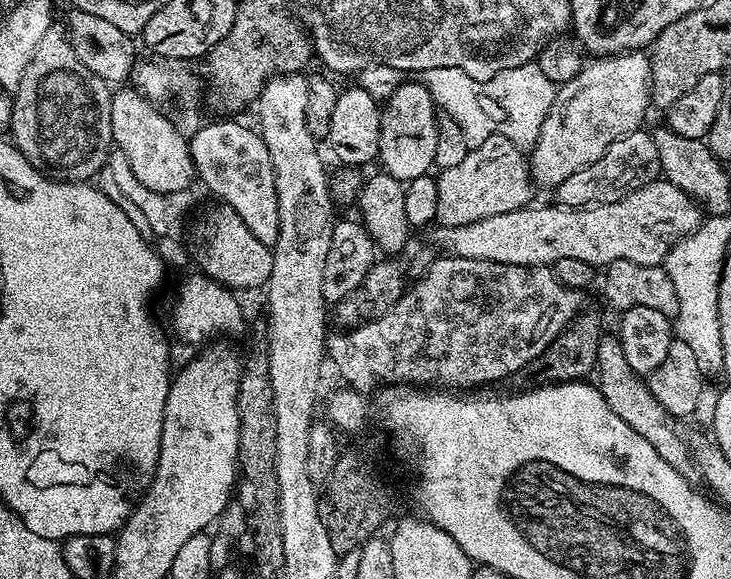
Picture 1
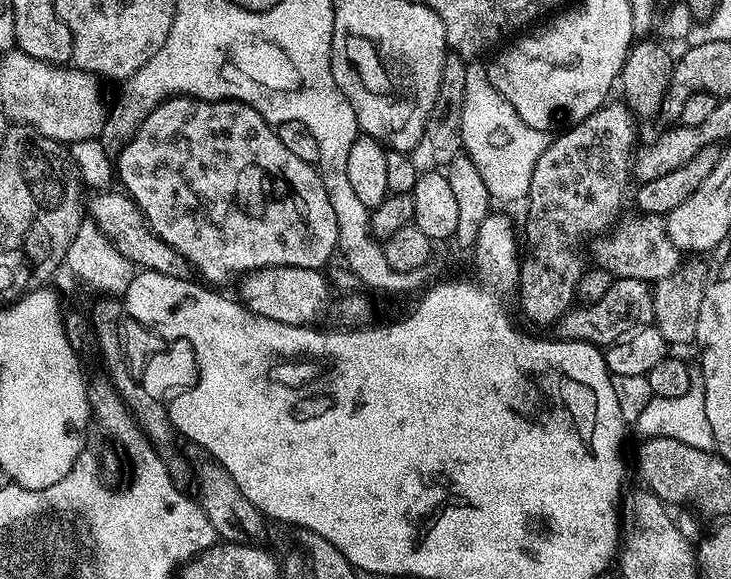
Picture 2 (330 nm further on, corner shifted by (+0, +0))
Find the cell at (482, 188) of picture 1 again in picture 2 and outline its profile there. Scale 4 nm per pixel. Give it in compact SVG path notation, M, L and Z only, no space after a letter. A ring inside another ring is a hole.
M650 214L644 221L632 220L629 224L623 224L615 229L617 232L614 236L609 235L595 245L594 254L598 256L599 267L605 268L616 278L638 278L649 282L666 278L680 269L682 253L668 237L668 225L664 216Z

